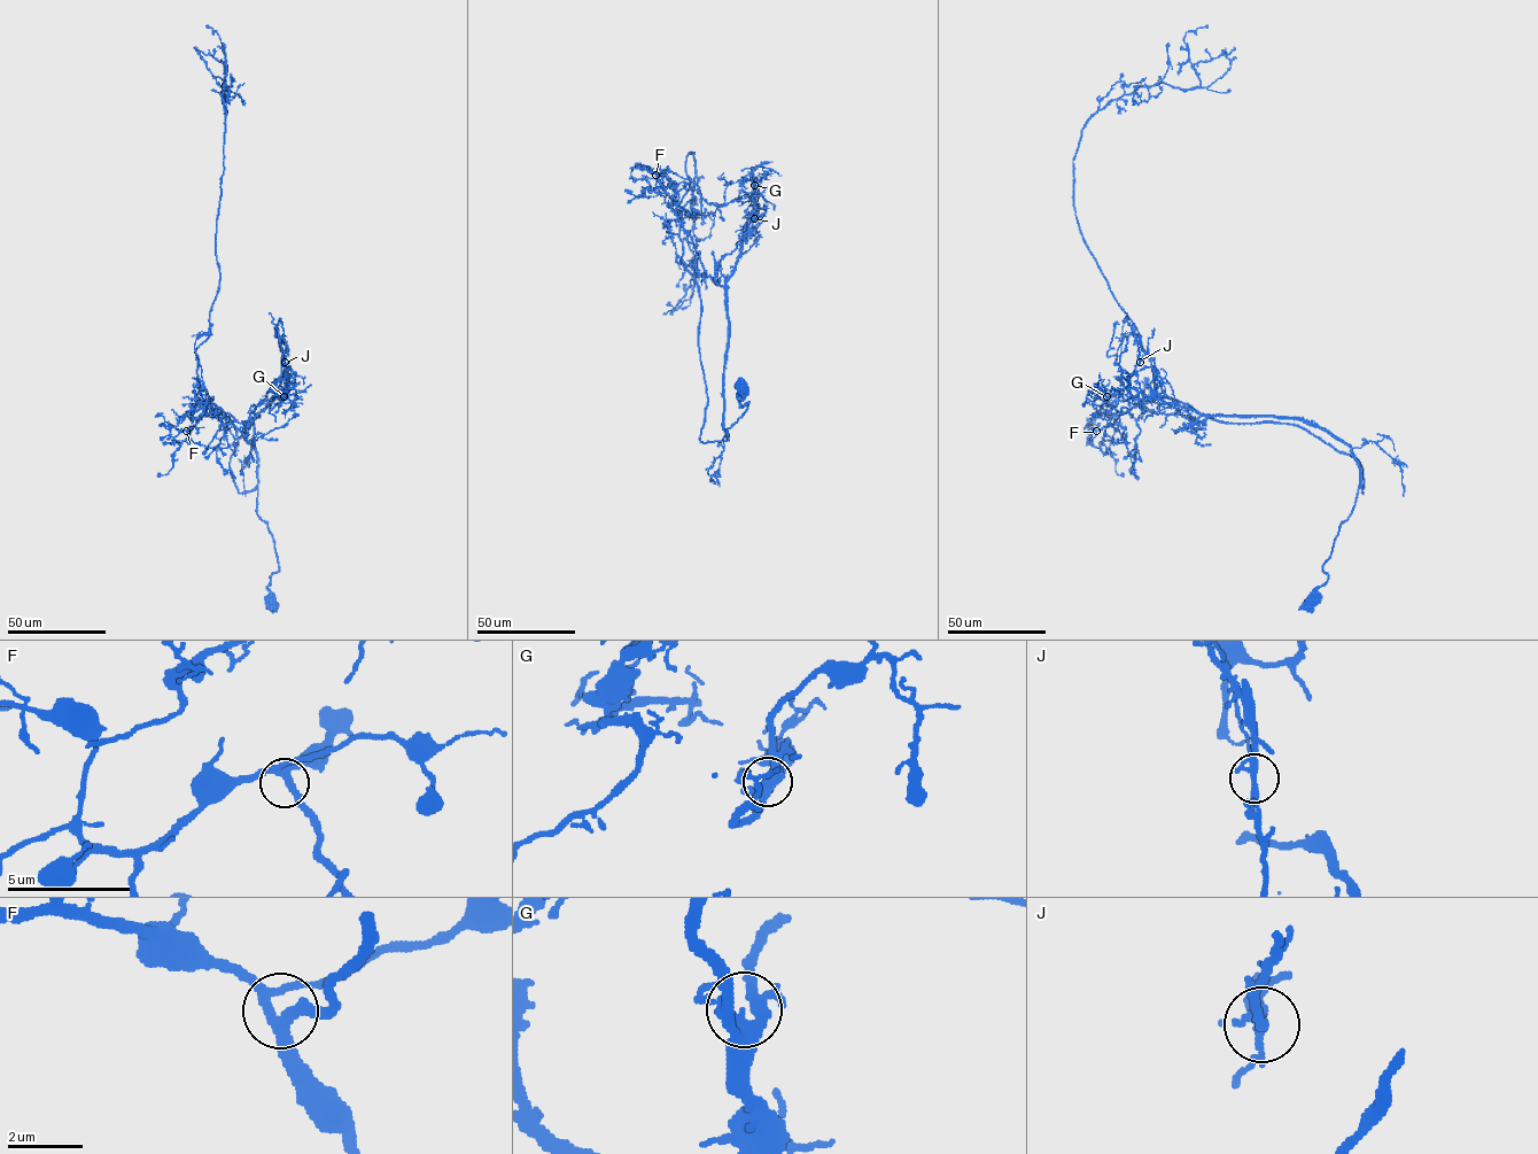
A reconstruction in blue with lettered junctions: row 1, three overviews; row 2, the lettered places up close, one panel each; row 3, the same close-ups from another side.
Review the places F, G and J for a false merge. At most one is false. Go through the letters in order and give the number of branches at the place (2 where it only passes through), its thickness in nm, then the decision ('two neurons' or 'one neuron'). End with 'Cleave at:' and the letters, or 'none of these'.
F: 4 | 300 nm | one neuron
G: 5 | 280 nm | one neuron
J: 4 | 260 nm | two neurons
Cleave at: J

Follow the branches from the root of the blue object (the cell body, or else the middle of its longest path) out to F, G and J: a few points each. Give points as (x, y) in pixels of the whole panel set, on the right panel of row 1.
F: (1310, 599), (1327, 580), (1322, 565), (1358, 493), (1348, 446), (1297, 419), (1197, 423), (1138, 407), (1096, 431)
G: (1310, 599), (1356, 502), (1351, 449), (1297, 419), (1107, 396)
J: (1310, 599), (1354, 505), (1352, 450), (1298, 419), (1201, 415), (1147, 396), (1128, 381), (1140, 362)

